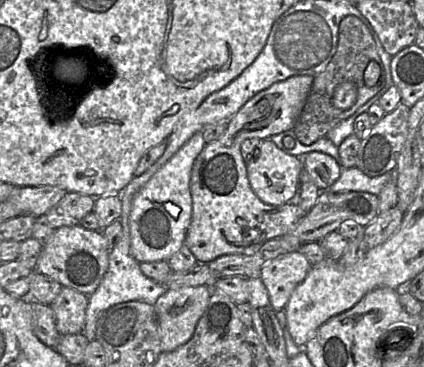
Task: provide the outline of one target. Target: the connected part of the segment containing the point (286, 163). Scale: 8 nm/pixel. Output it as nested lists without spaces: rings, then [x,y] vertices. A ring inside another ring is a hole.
[[[264,139],[259,157],[246,164],[250,186],[258,198],[270,205],[288,203],[300,186],[302,158],[286,154],[270,139]]]

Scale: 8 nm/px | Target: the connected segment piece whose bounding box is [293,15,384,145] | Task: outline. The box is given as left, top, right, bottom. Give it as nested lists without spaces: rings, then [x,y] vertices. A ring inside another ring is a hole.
[[[345,16],[339,24],[337,50],[326,68],[314,76],[309,96],[293,128],[302,144],[310,145],[325,137],[381,90],[384,83],[380,81],[372,87],[364,83],[364,71],[371,60],[376,61],[382,69],[381,58],[368,28],[356,16]]]

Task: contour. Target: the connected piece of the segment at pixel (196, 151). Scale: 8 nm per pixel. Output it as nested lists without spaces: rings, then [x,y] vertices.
[[[202,132],[195,133],[133,198],[129,215],[130,251],[133,258],[139,263],[167,261],[185,244],[186,234],[192,219],[192,196],[190,192],[192,167],[205,145]]]

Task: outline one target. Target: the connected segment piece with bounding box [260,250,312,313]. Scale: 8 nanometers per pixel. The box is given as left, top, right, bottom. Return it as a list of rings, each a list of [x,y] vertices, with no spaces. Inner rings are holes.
[[[299,250],[269,260],[262,266],[260,278],[276,313],[285,309],[293,291],[303,282],[311,267]]]

